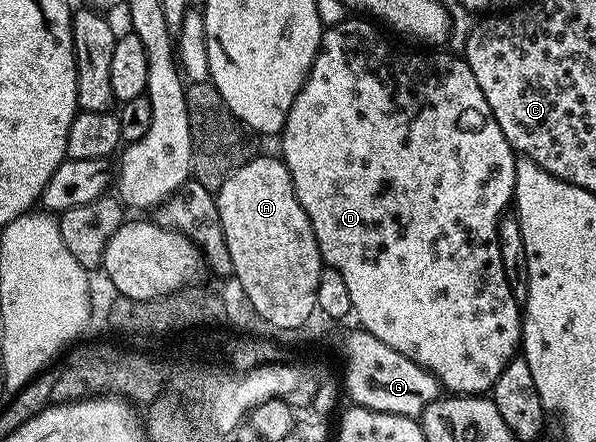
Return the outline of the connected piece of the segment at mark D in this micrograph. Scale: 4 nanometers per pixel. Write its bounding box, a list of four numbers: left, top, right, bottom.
[280,19,522,396]

